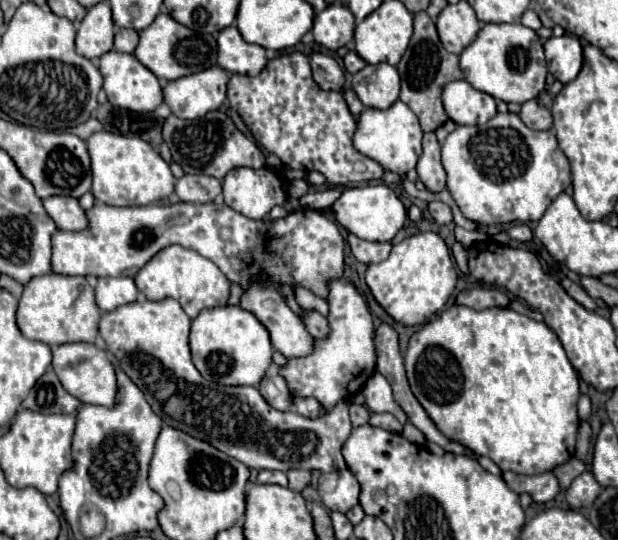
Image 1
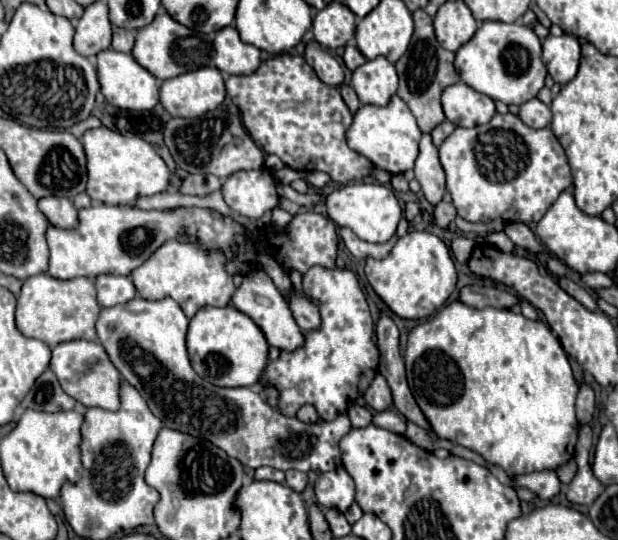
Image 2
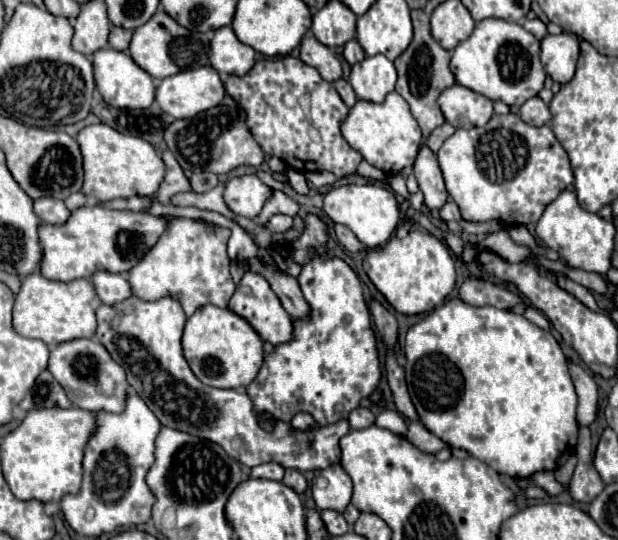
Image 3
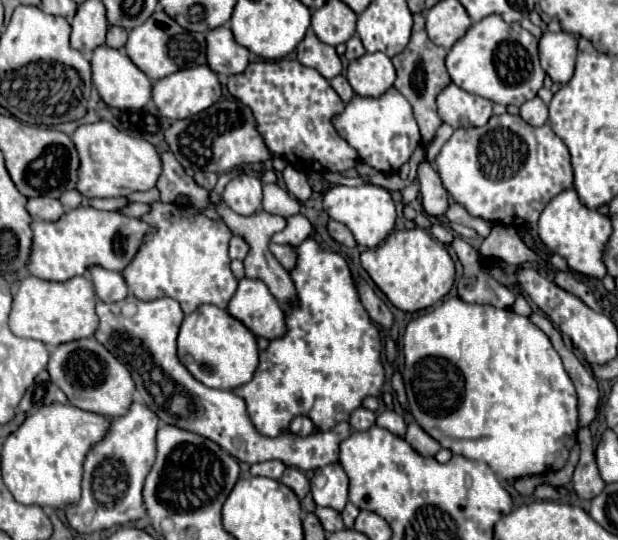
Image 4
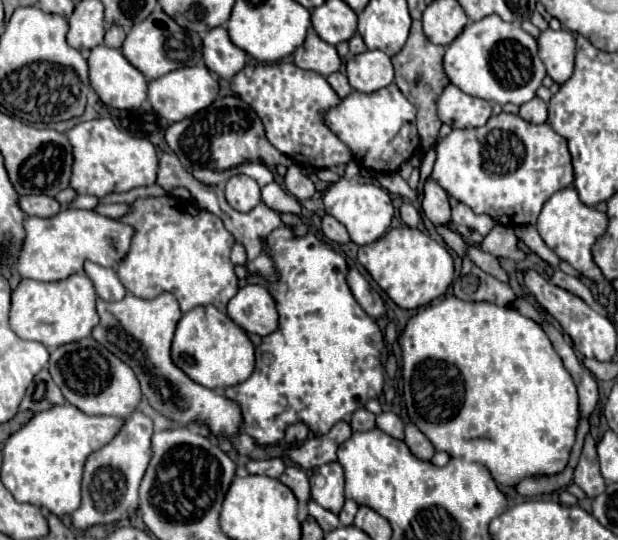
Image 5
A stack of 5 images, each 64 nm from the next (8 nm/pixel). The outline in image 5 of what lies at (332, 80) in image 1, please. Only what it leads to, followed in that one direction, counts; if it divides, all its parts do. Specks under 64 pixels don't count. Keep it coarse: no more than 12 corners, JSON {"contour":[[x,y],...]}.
{"contour":[[314,28],[294,52],[294,64],[328,76],[340,68],[336,48]]}

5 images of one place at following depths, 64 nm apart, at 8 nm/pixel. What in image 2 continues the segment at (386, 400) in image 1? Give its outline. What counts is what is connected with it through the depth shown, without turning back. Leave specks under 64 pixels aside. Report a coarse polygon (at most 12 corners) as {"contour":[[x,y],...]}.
{"contour":[[380,374],[364,400],[378,412],[392,404],[390,388]]}

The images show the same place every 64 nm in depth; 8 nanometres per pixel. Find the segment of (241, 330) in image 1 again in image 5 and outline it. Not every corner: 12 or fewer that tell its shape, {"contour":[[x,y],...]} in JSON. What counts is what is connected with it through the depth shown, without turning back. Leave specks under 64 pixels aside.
{"contour":[[224,312],[176,326],[172,362],[200,386],[250,378],[254,344]]}

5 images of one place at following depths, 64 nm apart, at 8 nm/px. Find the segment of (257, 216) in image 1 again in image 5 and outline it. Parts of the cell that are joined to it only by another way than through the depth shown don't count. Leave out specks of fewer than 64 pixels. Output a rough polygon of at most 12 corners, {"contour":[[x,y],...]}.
{"contour":[[250,176],[226,182],[226,202],[250,212],[260,202],[260,188]]}

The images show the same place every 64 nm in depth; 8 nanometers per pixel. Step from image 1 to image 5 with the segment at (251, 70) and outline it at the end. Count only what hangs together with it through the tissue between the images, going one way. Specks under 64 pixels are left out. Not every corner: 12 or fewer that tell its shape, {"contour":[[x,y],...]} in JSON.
{"contour":[[222,26],[208,30],[202,56],[210,72],[228,80],[246,64],[246,52]]}

